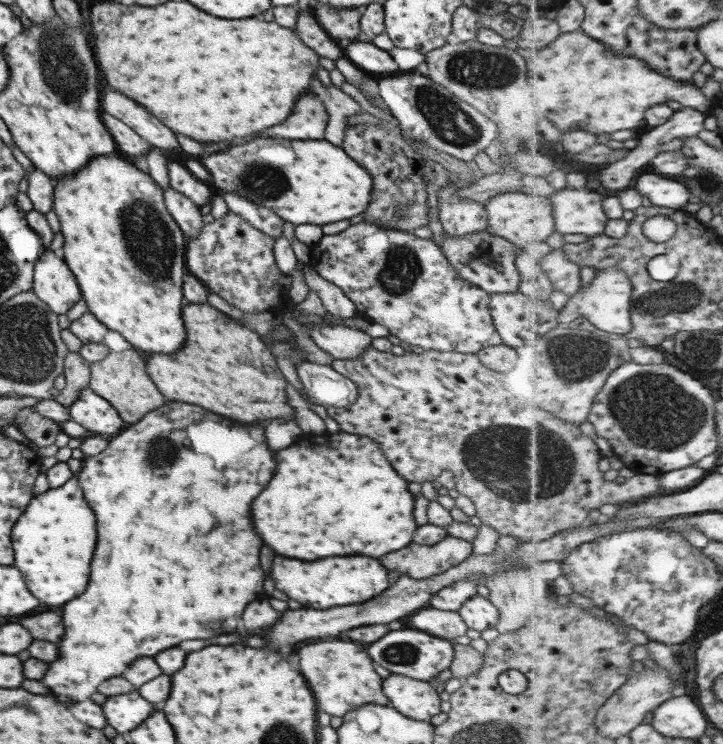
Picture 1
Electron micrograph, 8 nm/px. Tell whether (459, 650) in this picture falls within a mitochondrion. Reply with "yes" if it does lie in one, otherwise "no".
no

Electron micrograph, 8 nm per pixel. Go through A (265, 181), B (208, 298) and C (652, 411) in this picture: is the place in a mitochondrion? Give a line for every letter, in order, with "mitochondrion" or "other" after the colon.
A: mitochondrion
B: other
C: mitochondrion

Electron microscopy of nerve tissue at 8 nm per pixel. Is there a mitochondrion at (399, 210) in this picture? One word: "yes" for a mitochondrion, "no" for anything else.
yes

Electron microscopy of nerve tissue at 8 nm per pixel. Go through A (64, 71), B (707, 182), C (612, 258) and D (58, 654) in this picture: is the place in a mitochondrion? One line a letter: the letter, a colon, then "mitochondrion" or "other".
A: mitochondrion
B: mitochondrion
C: other
D: other

